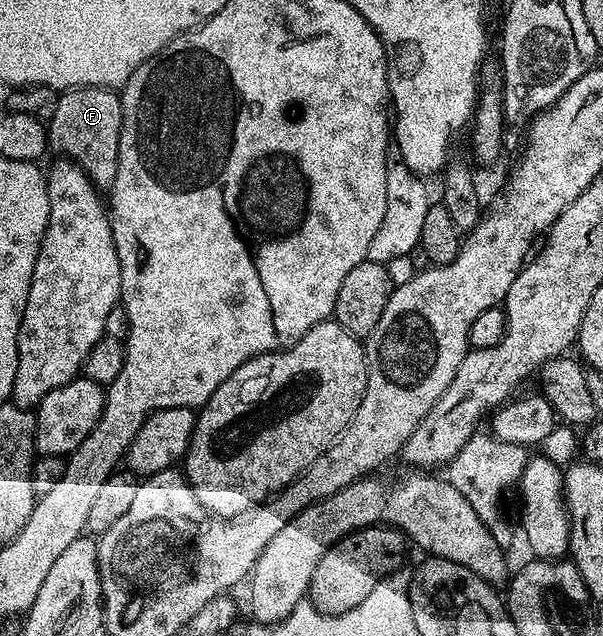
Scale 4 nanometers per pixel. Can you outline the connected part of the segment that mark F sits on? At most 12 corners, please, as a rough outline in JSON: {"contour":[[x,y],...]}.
{"contour":[[70,87],[47,121],[48,150],[97,189],[113,183],[121,97]]}

